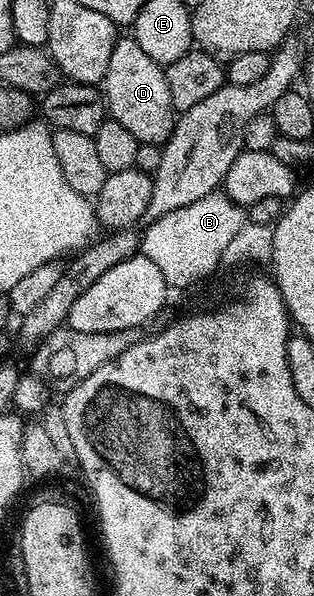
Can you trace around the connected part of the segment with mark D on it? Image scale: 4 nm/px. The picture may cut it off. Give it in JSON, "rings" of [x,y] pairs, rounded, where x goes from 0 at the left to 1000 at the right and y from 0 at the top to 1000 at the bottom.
{"rings":[[[376,60],[354,86],[354,106],[341,106],[328,161],[344,195],[392,206],[392,213],[430,227],[439,240],[522,245],[551,225],[557,185],[545,173],[545,153],[532,148],[525,117],[494,106],[494,99],[481,99],[481,92],[468,92],[468,86],[420,60]]]}

